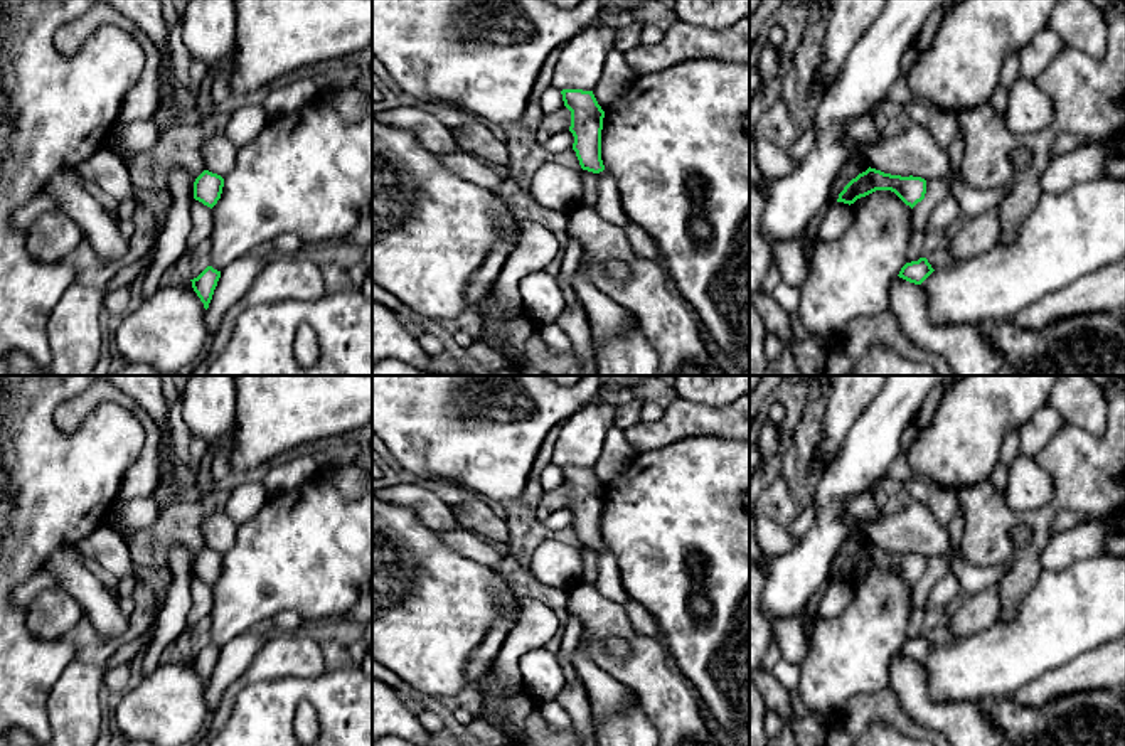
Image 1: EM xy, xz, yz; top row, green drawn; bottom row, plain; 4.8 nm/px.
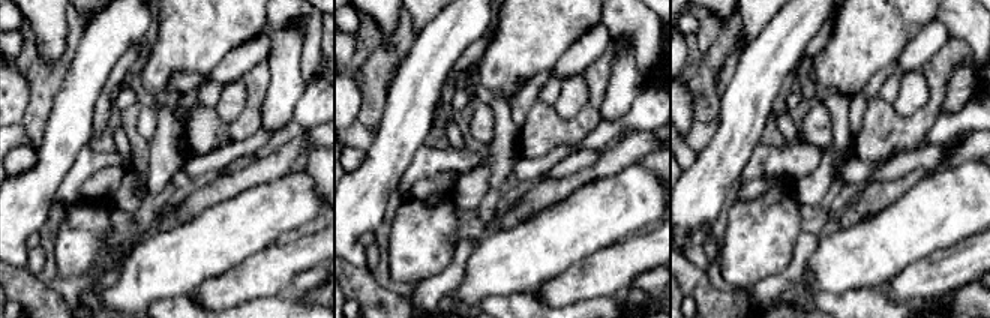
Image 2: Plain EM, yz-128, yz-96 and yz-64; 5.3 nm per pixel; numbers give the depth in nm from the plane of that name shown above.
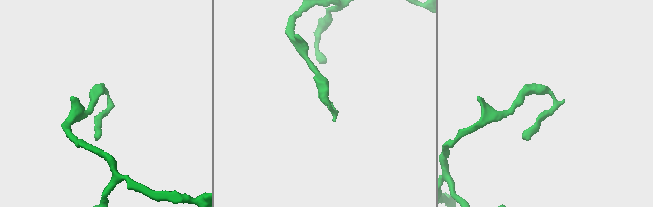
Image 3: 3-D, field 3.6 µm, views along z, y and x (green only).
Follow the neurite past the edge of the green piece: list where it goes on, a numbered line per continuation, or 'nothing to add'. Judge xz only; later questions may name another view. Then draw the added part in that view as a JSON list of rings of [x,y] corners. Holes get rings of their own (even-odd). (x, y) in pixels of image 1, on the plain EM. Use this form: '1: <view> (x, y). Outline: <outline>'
nothing to add

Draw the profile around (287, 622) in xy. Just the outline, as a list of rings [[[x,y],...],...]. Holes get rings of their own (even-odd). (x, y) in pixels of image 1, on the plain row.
[[[280,611],[278,615],[273,616],[273,623],[276,626],[278,631],[281,633],[293,633],[293,631],[300,631],[301,625],[303,625],[303,618],[293,611]]]

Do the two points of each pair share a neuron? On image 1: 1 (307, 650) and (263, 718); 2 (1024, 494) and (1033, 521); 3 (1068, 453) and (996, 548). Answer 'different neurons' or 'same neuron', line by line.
1: different neurons
2: different neurons
3: same neuron

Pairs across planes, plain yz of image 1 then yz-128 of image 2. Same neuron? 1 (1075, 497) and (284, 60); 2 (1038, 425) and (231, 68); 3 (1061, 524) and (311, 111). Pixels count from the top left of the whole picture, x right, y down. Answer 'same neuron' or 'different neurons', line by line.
1: different neurons
2: same neuron
3: same neuron

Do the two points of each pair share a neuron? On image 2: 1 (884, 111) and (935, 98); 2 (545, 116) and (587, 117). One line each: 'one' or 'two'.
1: one
2: one

